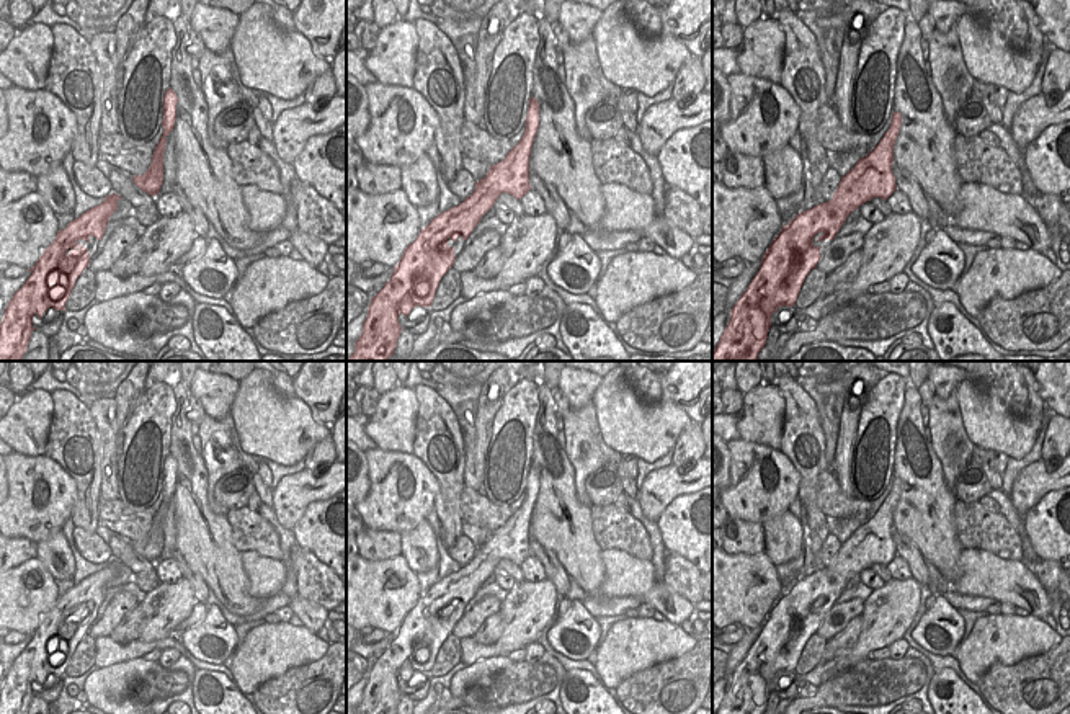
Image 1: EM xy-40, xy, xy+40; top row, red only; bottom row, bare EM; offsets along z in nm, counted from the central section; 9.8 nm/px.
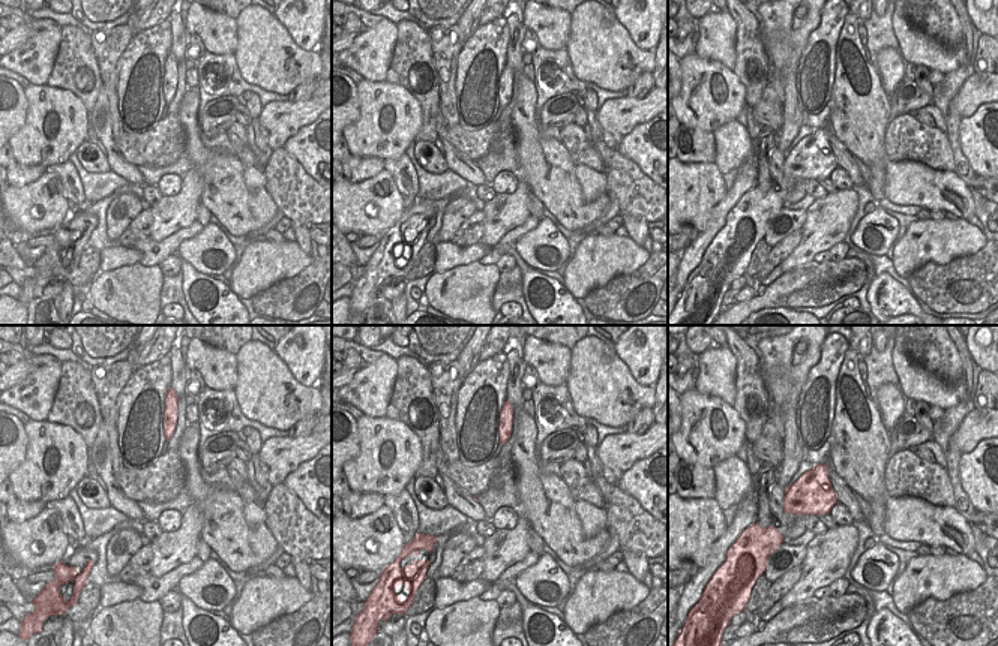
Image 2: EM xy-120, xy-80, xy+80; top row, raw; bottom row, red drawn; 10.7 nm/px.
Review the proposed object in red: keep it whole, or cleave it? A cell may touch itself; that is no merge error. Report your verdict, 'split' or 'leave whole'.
leave whole

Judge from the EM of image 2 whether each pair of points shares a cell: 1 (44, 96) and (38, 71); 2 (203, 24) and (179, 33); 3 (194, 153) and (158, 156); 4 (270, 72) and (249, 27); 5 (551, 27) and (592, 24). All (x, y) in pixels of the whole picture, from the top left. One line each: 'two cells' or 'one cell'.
1: two cells
2: two cells
3: two cells
4: one cell
5: two cells

